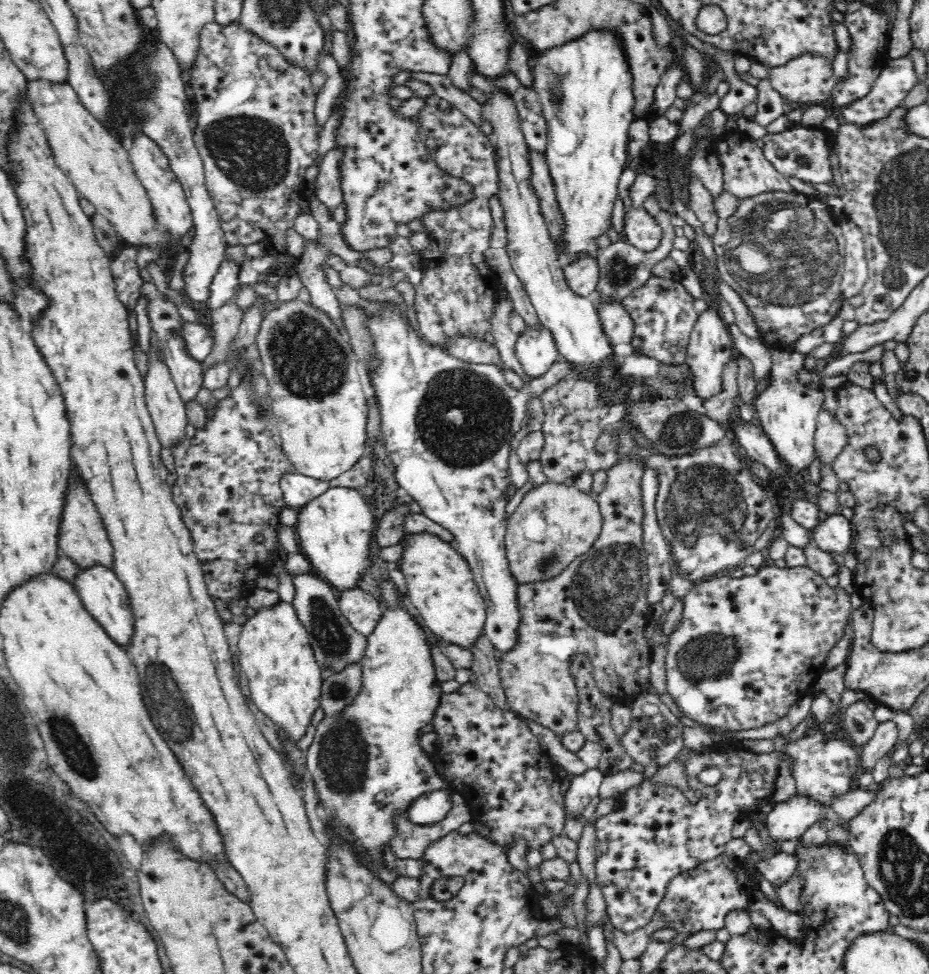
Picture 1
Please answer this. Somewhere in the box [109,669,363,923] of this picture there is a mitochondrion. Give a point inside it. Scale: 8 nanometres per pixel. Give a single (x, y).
(338, 692)

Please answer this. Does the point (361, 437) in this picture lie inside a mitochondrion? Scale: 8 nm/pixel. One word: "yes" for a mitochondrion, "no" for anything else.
no

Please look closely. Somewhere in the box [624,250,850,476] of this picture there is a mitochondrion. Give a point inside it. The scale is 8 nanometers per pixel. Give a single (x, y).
(679, 431)

